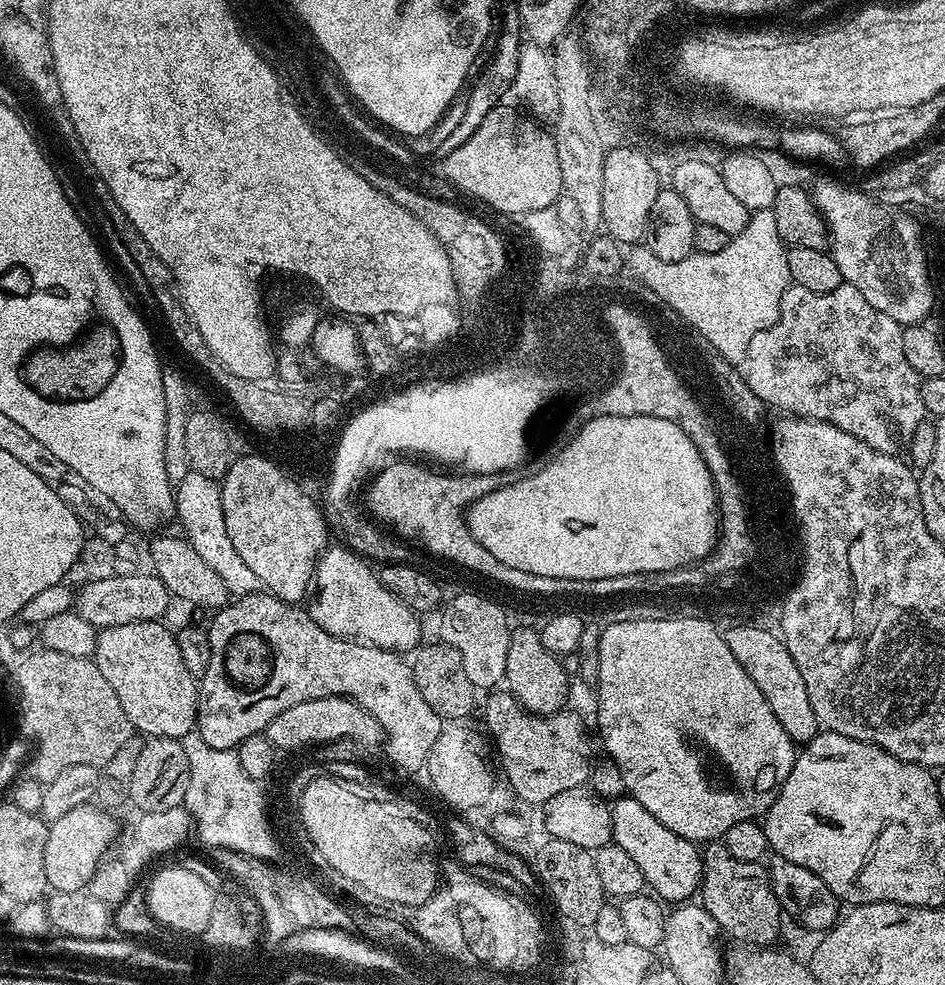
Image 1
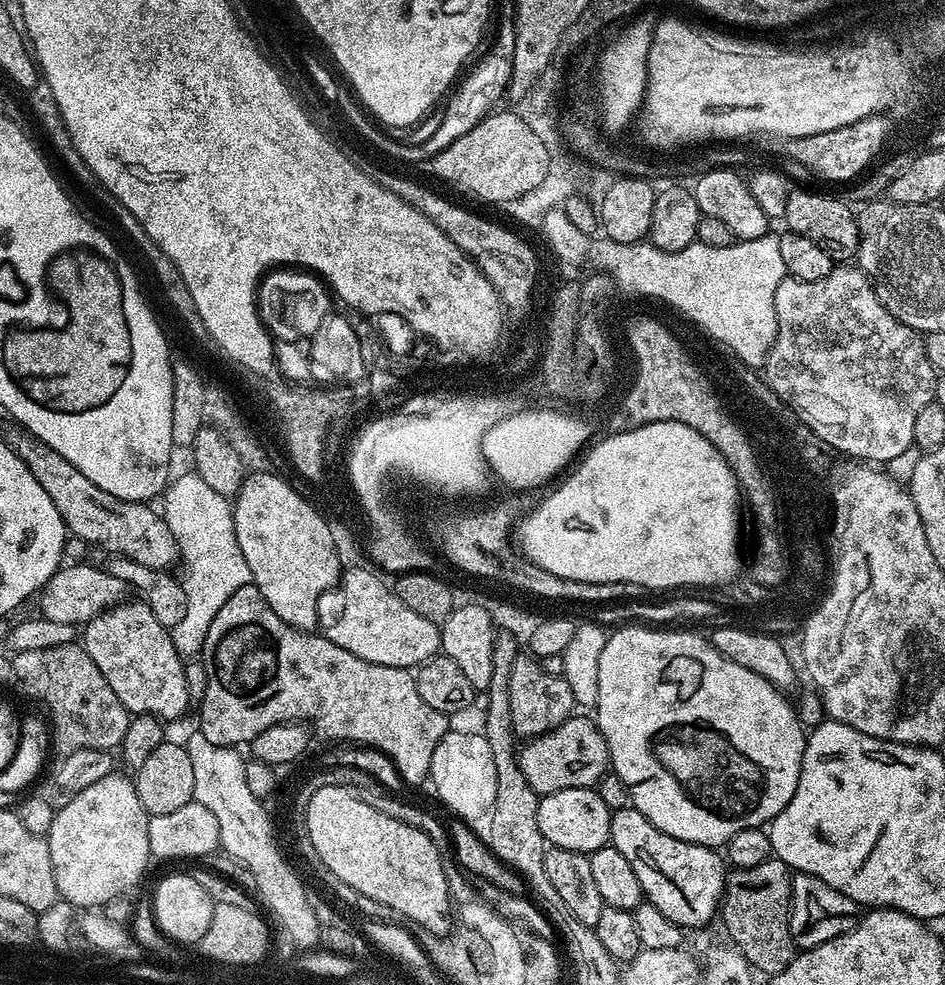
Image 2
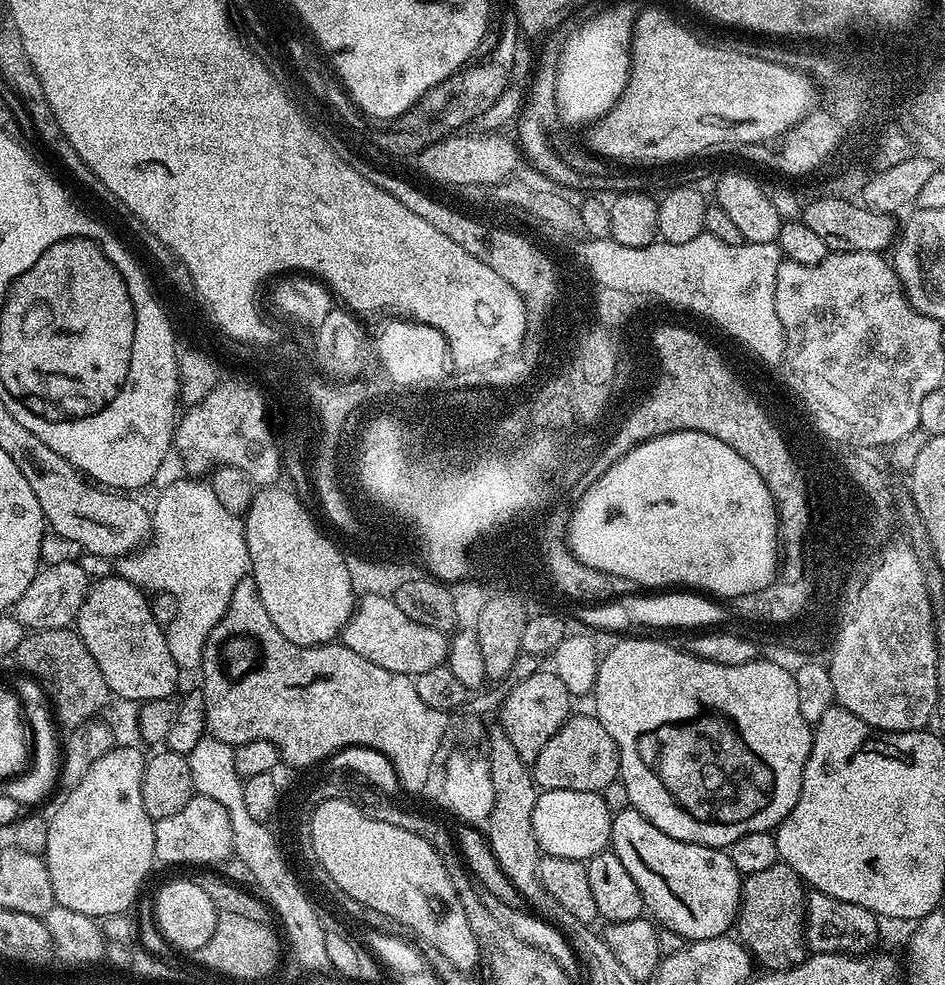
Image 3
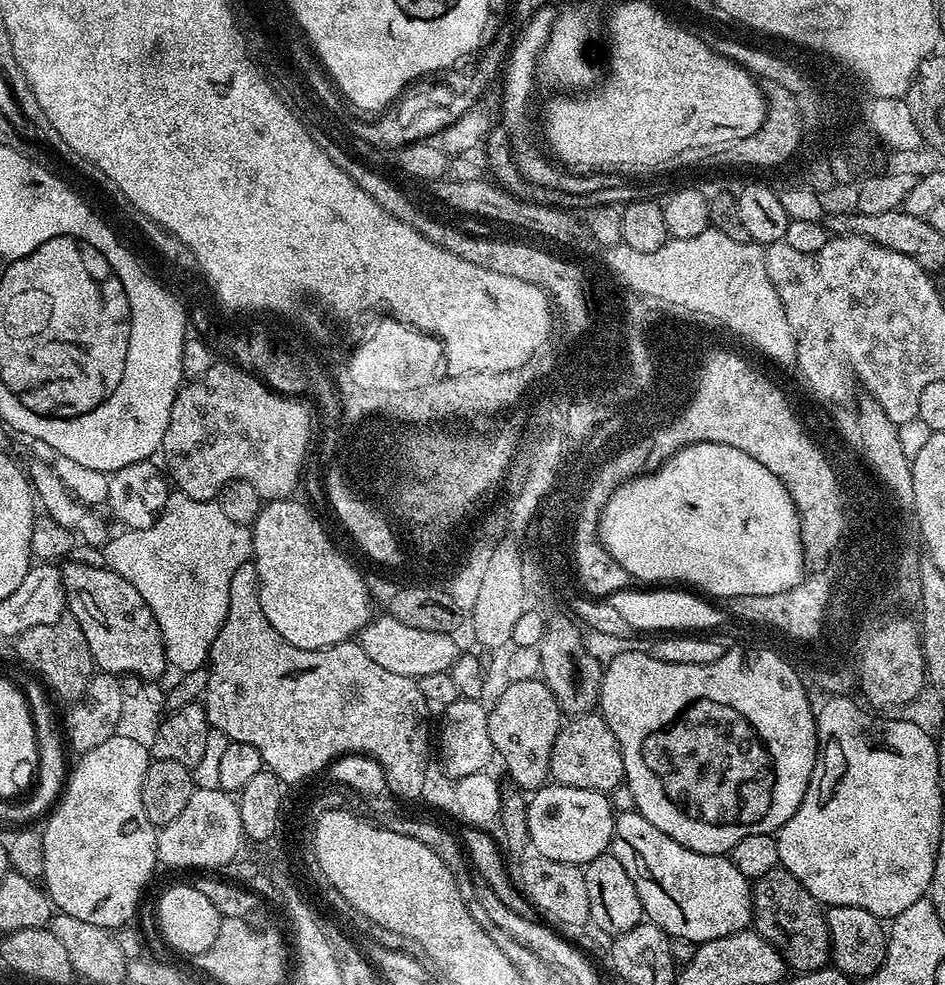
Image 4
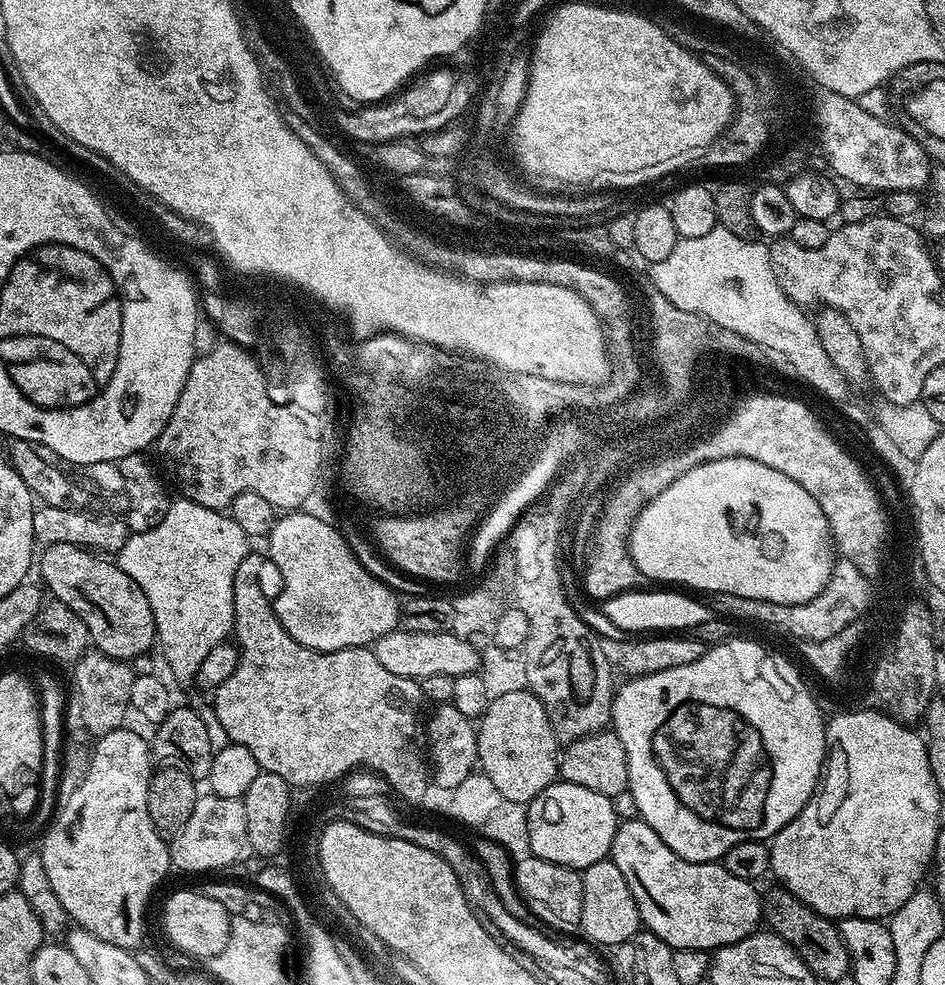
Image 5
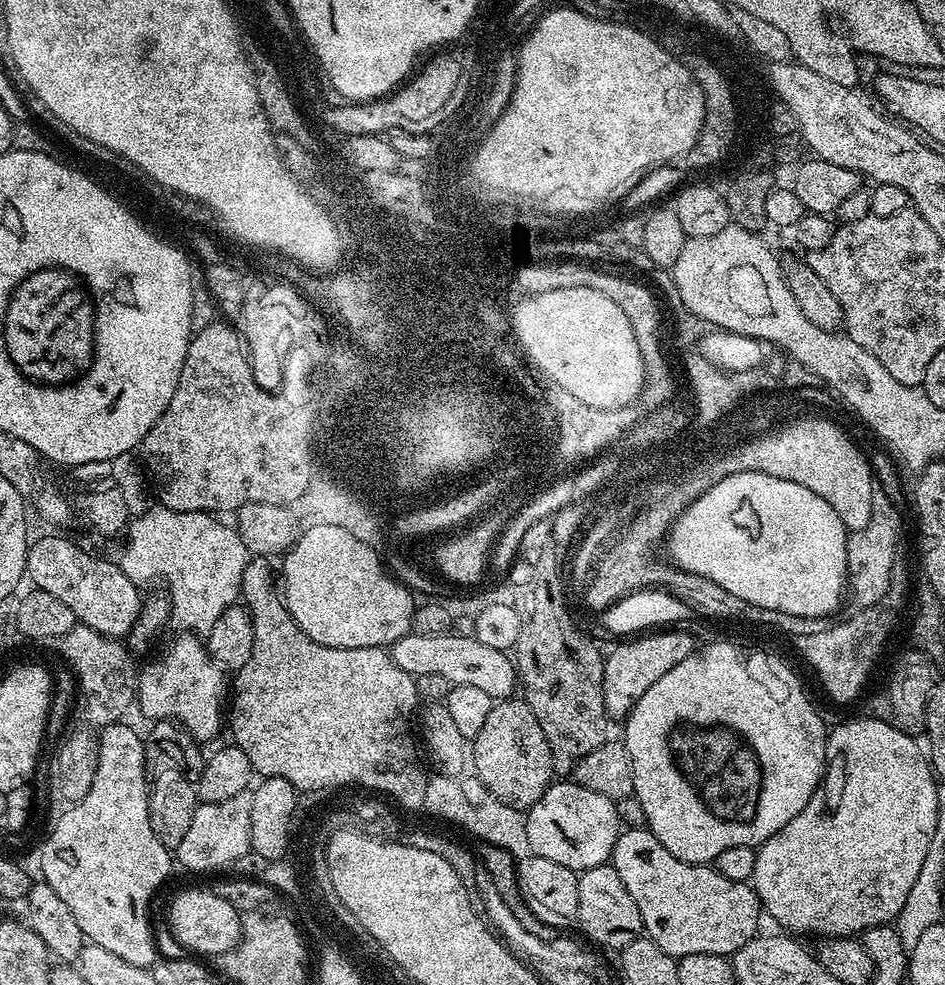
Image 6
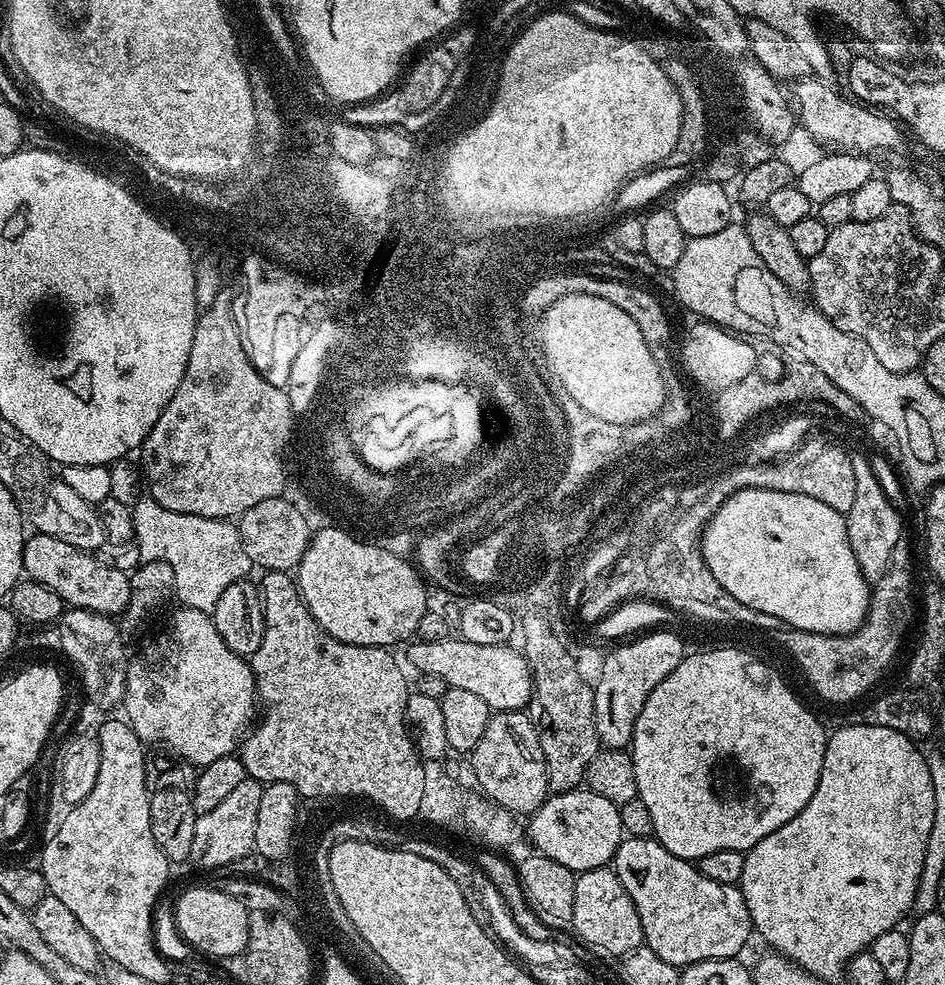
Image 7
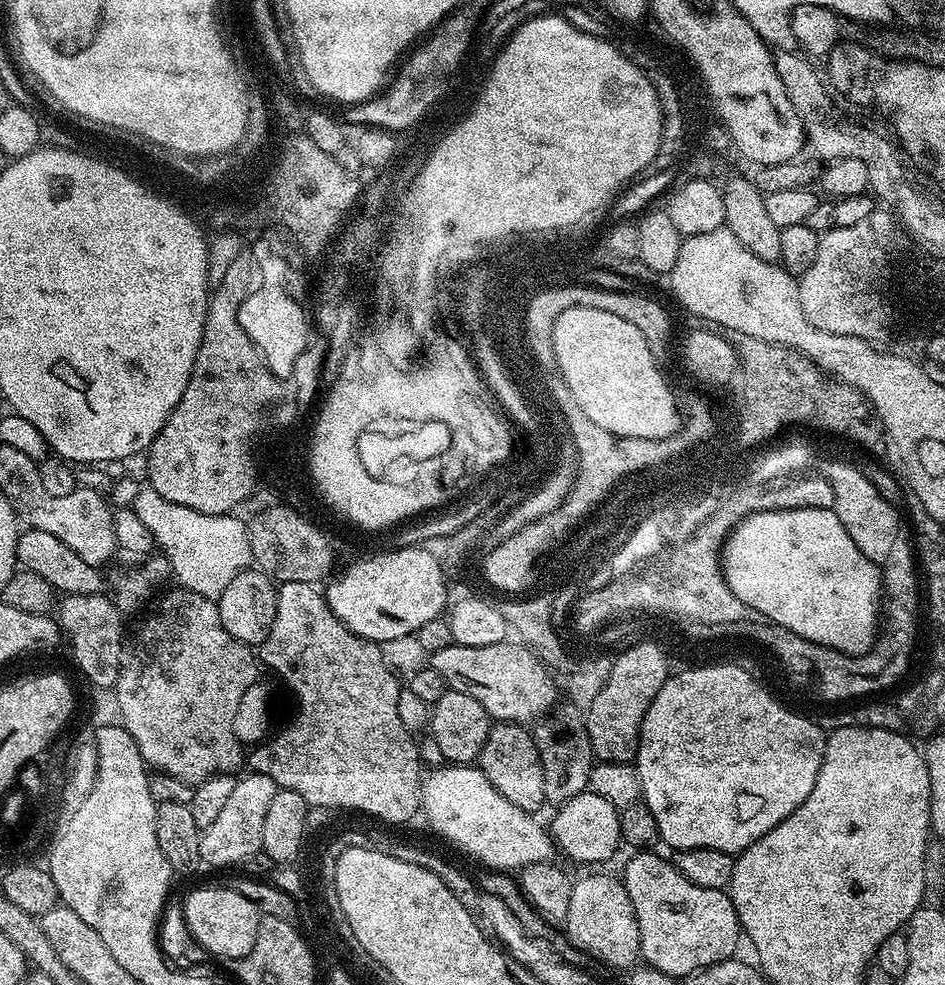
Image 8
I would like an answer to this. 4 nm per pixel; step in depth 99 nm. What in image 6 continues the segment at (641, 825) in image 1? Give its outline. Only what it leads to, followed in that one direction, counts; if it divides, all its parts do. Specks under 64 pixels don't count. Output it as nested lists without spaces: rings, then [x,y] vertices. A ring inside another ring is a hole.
[[[647,827],[621,831],[610,863],[614,870],[618,870],[618,878],[622,878],[626,890],[630,890],[630,898],[634,898],[638,914],[642,914],[647,939],[653,940],[666,954],[677,958],[692,954],[714,954],[728,958],[758,934],[759,928],[756,927],[760,924],[762,909],[751,883],[730,882],[730,878],[722,878],[715,867],[674,858],[674,854],[670,854],[670,850],[666,850],[666,846],[662,846],[662,842],[658,842]]]

